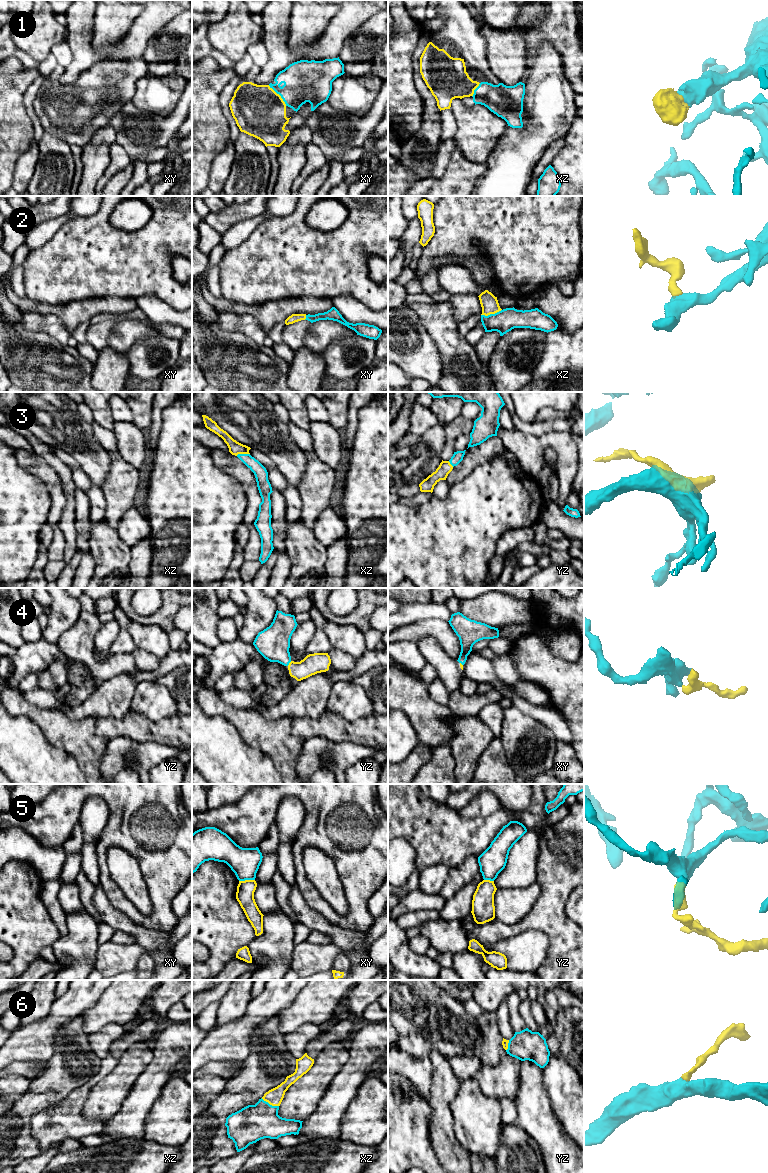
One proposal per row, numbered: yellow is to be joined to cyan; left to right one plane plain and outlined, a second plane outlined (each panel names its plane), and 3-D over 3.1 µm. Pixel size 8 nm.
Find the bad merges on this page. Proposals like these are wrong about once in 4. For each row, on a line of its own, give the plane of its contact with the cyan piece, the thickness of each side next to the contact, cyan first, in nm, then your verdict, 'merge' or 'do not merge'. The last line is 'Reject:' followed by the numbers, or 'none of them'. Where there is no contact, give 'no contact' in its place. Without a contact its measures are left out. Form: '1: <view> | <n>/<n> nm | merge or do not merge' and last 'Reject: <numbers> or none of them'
1: xy | 340/400 nm | merge
2: xz | 180/140 nm | merge
3: xz | 110/110 nm | merge
4: yz | 260/160 nm | merge
5: xy | 240/140 nm | do not merge
6: xz | 300/140 nm | merge
Reject: 5

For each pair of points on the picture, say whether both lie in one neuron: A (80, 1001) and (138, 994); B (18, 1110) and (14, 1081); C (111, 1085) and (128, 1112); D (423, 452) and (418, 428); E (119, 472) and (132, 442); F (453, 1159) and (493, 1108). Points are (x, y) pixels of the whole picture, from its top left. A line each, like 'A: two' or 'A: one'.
A: two
B: two
C: two
D: two
E: two
F: two

